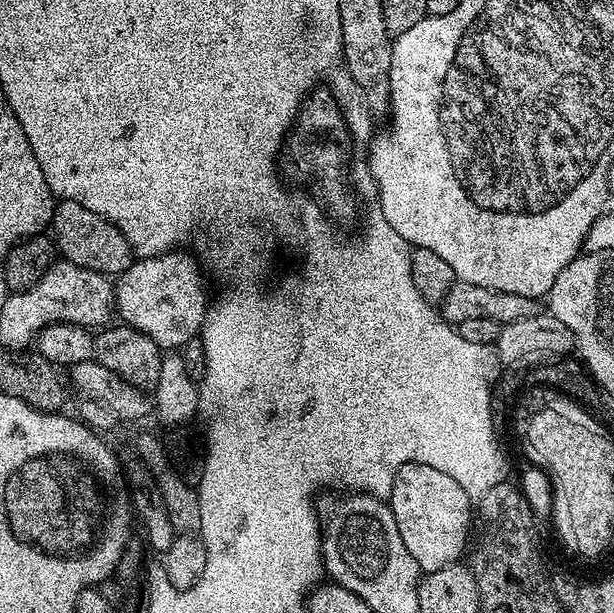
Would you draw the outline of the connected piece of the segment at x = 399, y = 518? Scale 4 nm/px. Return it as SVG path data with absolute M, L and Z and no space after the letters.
M403 464L392 480L390 507L394 522L398 522L398 534L402 534L402 542L406 542L406 550L418 562L421 573L442 570L465 555L474 504L456 477L434 470L434 466Z

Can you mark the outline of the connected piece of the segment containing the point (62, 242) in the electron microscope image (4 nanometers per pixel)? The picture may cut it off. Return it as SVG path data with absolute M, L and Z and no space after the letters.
M60 200L53 207L50 236L55 251L63 259L74 262L74 266L86 266L86 270L101 272L109 278L121 276L134 263L134 253L130 242L126 242L126 234L122 234L114 222L102 218L102 214L94 214L94 210L78 206L78 202Z

